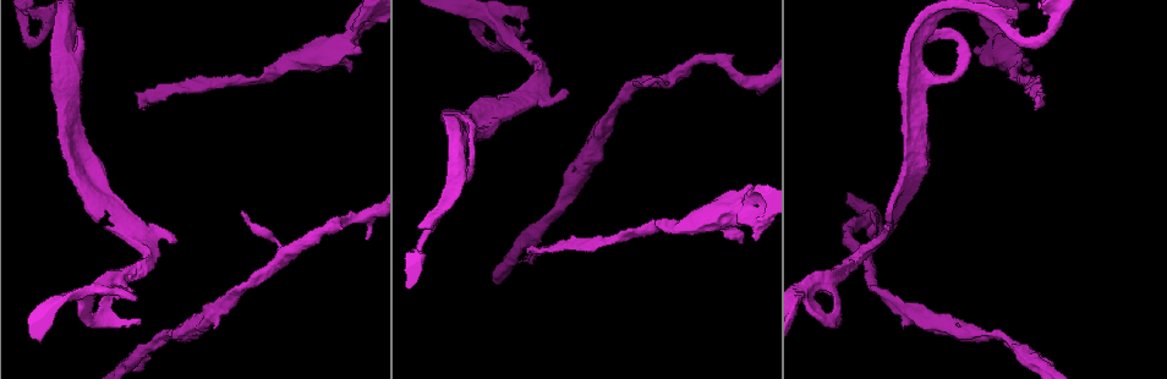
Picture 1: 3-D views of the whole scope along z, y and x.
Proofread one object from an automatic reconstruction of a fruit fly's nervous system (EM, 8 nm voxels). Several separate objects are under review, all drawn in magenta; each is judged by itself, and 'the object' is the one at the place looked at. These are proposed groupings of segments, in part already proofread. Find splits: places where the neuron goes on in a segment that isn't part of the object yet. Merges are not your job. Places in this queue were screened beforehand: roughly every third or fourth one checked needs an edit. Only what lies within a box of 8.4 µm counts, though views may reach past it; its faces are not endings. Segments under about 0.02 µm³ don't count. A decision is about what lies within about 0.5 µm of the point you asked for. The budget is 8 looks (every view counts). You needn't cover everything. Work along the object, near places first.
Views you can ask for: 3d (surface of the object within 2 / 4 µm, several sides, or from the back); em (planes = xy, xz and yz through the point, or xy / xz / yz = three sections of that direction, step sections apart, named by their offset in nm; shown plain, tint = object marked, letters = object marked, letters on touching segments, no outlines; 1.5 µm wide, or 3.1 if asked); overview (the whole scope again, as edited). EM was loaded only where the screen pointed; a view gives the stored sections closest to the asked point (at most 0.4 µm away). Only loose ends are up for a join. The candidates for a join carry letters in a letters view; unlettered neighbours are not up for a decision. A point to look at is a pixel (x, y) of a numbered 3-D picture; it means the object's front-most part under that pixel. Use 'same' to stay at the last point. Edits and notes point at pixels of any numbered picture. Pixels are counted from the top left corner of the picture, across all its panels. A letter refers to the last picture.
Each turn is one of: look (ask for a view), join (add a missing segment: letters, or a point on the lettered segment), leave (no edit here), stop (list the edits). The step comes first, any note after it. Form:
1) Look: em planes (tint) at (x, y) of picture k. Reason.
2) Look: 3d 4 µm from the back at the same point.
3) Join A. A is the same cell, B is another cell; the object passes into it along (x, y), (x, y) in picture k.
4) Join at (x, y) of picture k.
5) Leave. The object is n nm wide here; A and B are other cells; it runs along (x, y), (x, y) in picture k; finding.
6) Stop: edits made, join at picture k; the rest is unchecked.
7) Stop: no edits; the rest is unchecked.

Look: 3d 2 µm from the back at (503, 99) of picture 1. Free end.

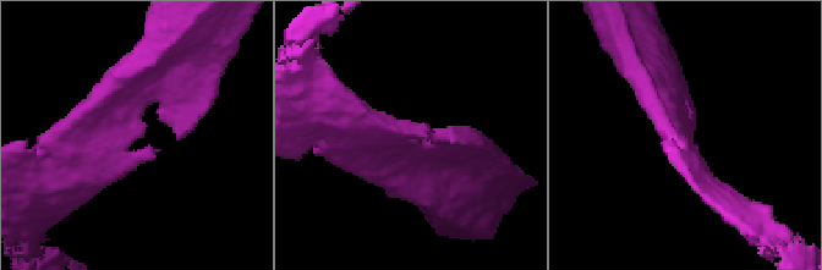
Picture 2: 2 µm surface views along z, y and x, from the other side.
Look: em planes (letters) at (149, 157) of picture 2. Now the EM.

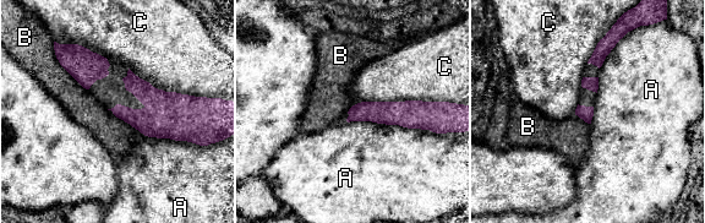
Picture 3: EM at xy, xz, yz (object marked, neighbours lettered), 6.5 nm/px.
Leave. A, B and C are other cells; a border runs along (55, 58), (87, 90) in picture 3; no lettered segment goes on from it.

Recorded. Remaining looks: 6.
Look: 3d 2 µm at (529, 18) of picture 1. Branch stops here.

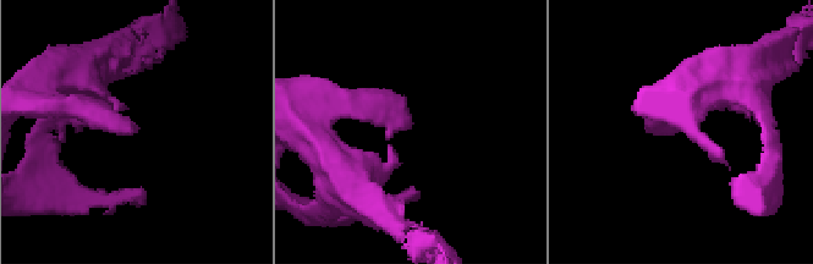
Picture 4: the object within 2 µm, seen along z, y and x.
Look: em planes (letters) at (134, 129) of picture 4.

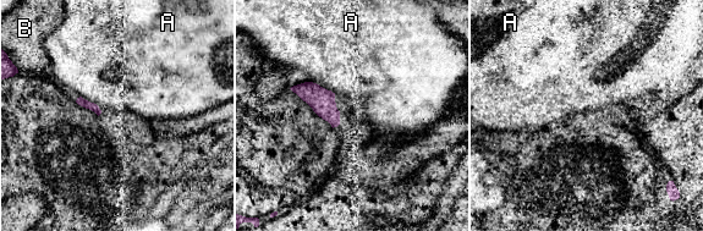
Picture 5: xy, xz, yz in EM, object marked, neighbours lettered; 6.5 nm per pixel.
Leave. A and B are other cells; a border runs along (308, 81), (316, 82), (335, 93) in picture 5; no lettered segment goes on from it.

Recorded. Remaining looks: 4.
Look: 3d 2 µm at (980, 58) of picture 1. Free end.

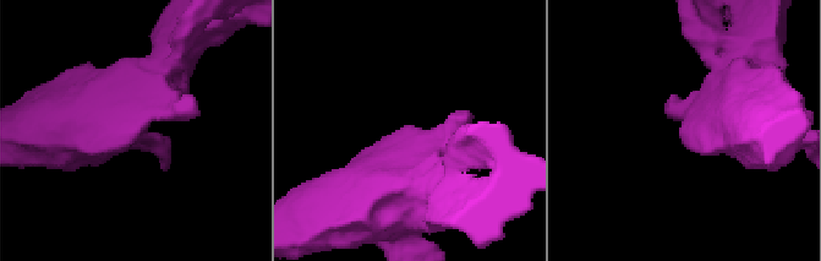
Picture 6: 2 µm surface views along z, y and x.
Look: em xz step 8 (tint) at (682, 127) of picture 6. Now the EM.

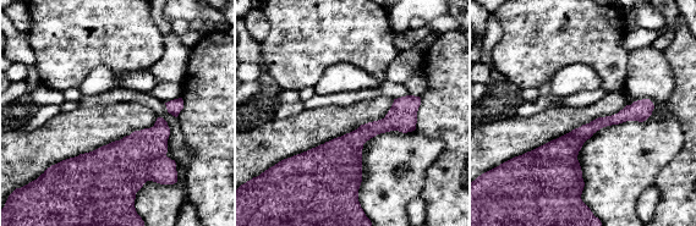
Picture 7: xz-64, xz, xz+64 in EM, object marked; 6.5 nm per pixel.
Look: em planes (letters) at the same point. Another direction.

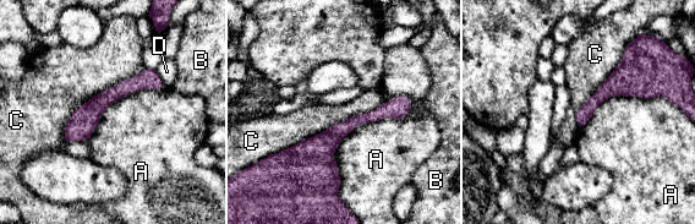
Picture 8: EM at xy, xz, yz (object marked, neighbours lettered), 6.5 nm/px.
Leave. A, B, C and D are other cells; no lettered segment goes on from it.

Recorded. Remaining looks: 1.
Stop: no edits; the rest is unchecked.

